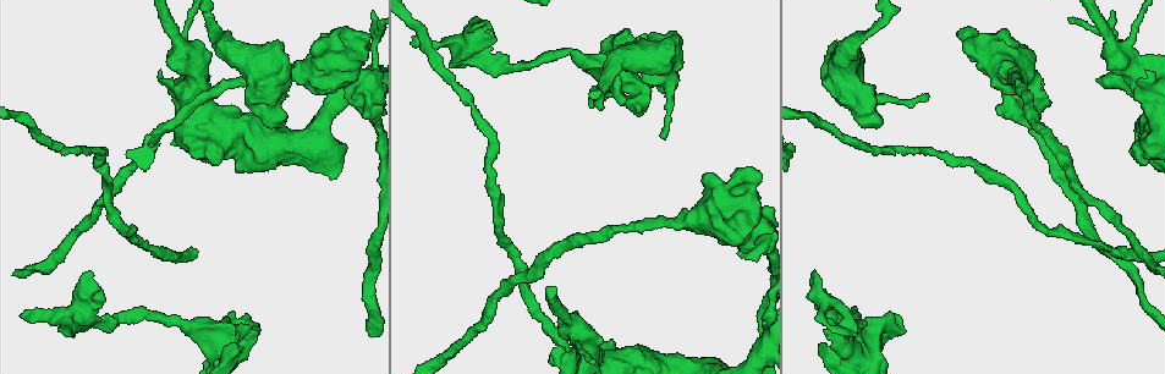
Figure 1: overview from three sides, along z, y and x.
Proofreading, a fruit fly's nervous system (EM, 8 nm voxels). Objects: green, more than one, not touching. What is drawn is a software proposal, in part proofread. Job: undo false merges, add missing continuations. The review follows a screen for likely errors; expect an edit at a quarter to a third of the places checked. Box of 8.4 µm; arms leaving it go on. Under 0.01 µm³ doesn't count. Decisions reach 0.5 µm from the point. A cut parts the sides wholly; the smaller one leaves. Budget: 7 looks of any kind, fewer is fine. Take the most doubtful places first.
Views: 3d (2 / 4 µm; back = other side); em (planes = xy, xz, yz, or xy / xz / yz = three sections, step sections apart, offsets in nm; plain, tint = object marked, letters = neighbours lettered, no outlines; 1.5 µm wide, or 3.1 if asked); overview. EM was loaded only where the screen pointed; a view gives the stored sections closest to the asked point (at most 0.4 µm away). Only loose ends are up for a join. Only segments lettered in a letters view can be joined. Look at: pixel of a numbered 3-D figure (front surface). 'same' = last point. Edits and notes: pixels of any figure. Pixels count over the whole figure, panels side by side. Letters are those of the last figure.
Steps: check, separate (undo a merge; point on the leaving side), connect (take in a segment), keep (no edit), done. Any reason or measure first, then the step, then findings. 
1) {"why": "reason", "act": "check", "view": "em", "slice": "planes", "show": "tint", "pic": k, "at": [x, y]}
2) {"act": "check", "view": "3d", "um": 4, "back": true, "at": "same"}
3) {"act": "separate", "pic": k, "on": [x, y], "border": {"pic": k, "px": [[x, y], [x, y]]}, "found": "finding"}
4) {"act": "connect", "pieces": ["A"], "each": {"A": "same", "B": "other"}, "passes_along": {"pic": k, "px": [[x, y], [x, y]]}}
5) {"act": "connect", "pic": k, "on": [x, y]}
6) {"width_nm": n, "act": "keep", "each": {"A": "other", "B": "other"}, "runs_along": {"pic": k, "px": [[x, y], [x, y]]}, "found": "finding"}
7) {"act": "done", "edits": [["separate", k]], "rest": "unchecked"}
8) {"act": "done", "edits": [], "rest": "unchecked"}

{"why": "an open end", "act": "check", "view": "3d", "um": 4, "back": true, "pic": 1, "at": [552, 357]}

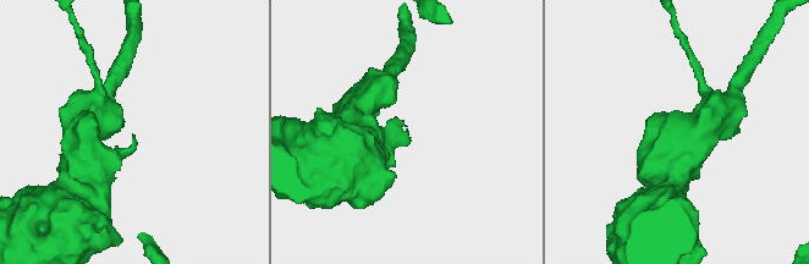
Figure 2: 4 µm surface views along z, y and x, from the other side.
{"why": "now the EM", "act": "check", "view": "em", "slice": "xz", "step": 4, "show": "tint", "pic": 2, "at": [132, 137]}

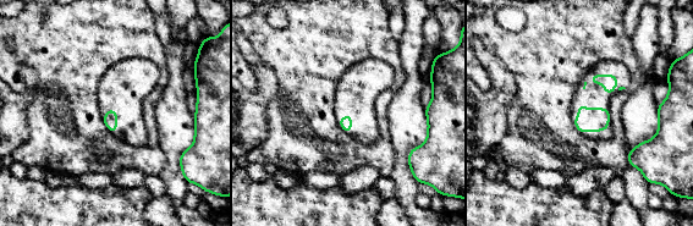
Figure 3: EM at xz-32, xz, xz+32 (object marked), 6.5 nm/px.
{"why": "another direction", "act": "check", "view": "em", "slice": "planes", "show": "letters", "at": "same"}

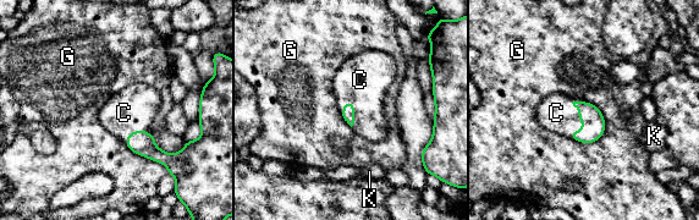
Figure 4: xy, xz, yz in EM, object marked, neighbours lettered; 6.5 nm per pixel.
{"act": "connect", "pieces": ["C"], "each": {"C": "same", "G": "other", "K": "other"}, "found": "the cell continues"}

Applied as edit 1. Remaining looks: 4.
{"why": "see it whole again", "act": "check", "view": "overview"}

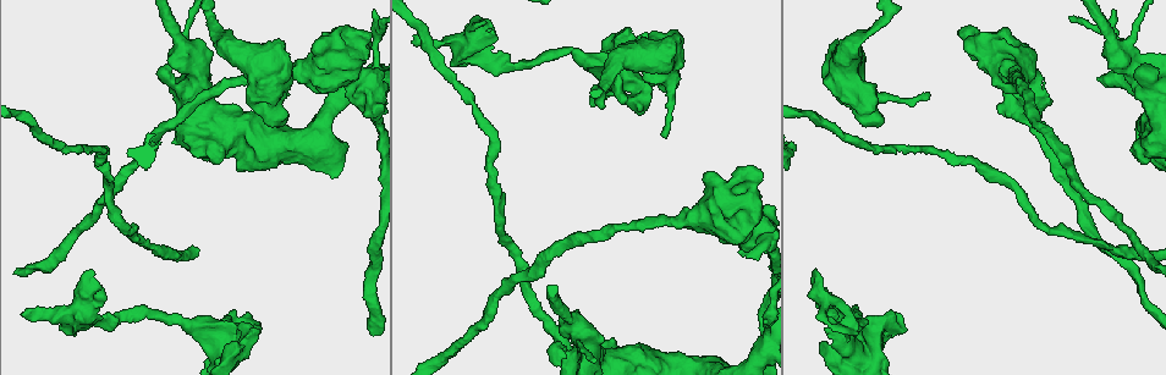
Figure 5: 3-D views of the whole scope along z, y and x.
{"why": "free end", "act": "check", "view": "3d", "um": 4, "pic": 5, "at": [814, 270]}

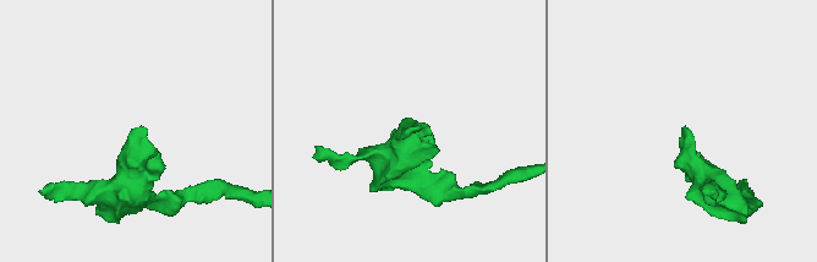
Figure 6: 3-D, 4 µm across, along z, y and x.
{"act": "check", "view": "em", "slice": "planes", "show": "letters", "pic": 6, "at": [141, 126]}

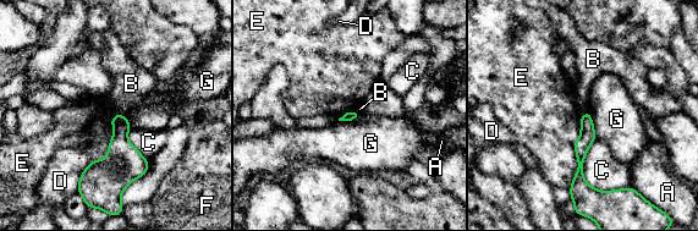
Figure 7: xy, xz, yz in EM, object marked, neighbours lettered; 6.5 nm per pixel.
{"act": "keep", "each": {"A": "other", "B": "other", "C": "other", "D": "other", "E": "other", "F": "other", "G": "other"}, "found": "no lettered segment goes on from it"}

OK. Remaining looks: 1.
{"act": "done", "edits": [["connect", 4]], "rest": "unchecked"}

